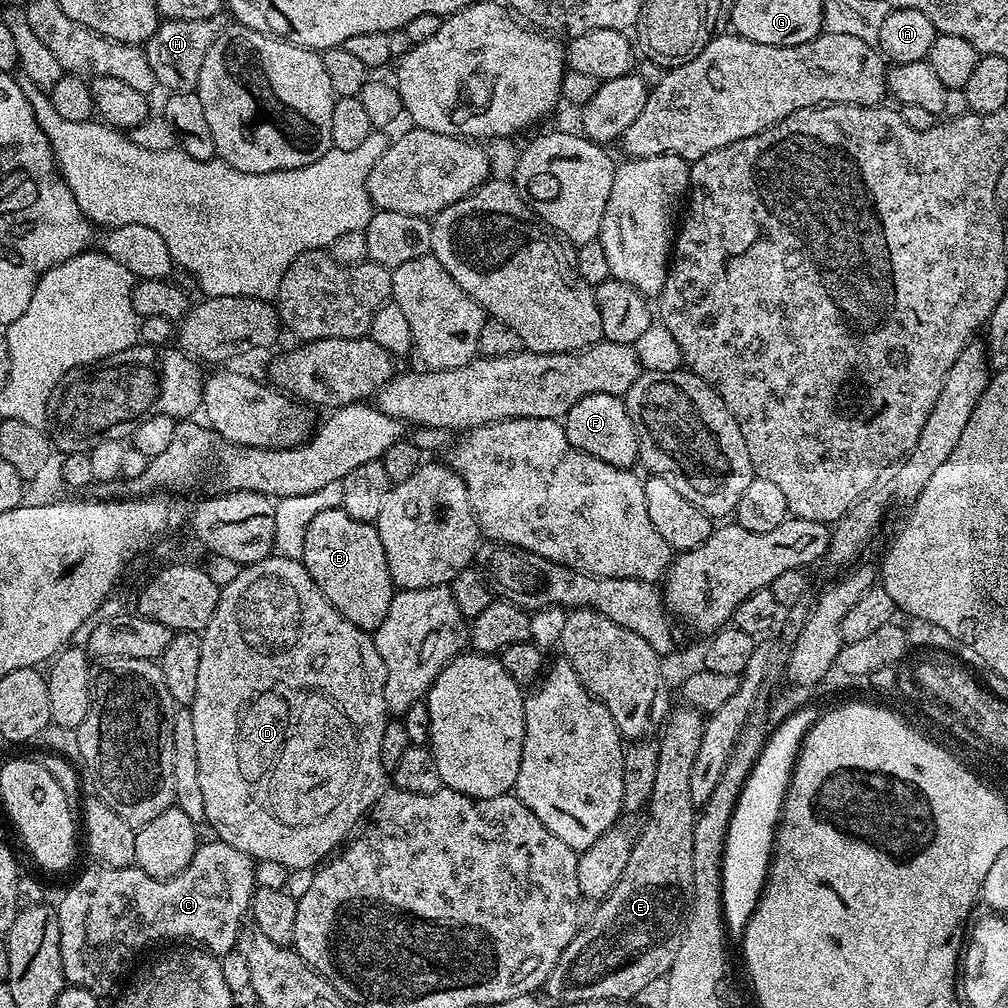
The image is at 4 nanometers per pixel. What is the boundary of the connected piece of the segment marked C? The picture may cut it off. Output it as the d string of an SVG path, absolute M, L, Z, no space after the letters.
M215 838L209 840L209 844L201 843L197 847L186 870L169 880L154 878L135 866L91 866L65 890L64 897L60 904L55 905L55 909L58 914L64 979L71 987L90 990L96 997L104 998L119 982L120 975L135 962L136 955L146 951L155 940L191 942L217 958L237 947L252 906L252 896L257 890L255 863L242 850L234 850L234 846Z

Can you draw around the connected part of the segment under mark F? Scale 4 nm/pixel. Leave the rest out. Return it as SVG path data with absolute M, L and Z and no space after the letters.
M590 394L574 406L562 417L566 430L566 438L578 450L590 454L594 458L602 458L602 462L610 462L610 466L631 469L640 459L638 434L634 430L634 422L628 413L628 405L621 397L614 394Z

